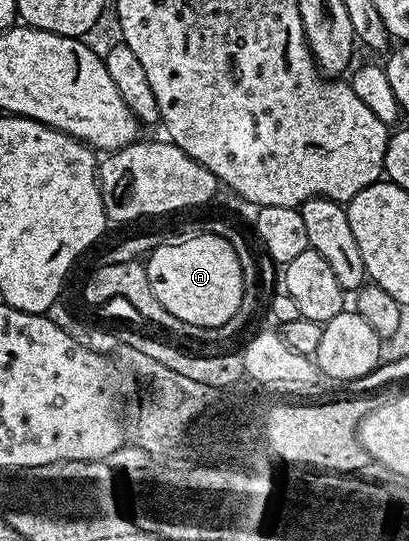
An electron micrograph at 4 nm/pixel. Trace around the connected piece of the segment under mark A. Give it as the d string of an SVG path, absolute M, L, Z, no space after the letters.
M223 234L192 235L181 243L161 242L147 256L146 266L154 297L158 297L162 309L174 313L178 321L199 327L231 324L234 313L238 313L242 305L242 265L238 265L238 257Z

